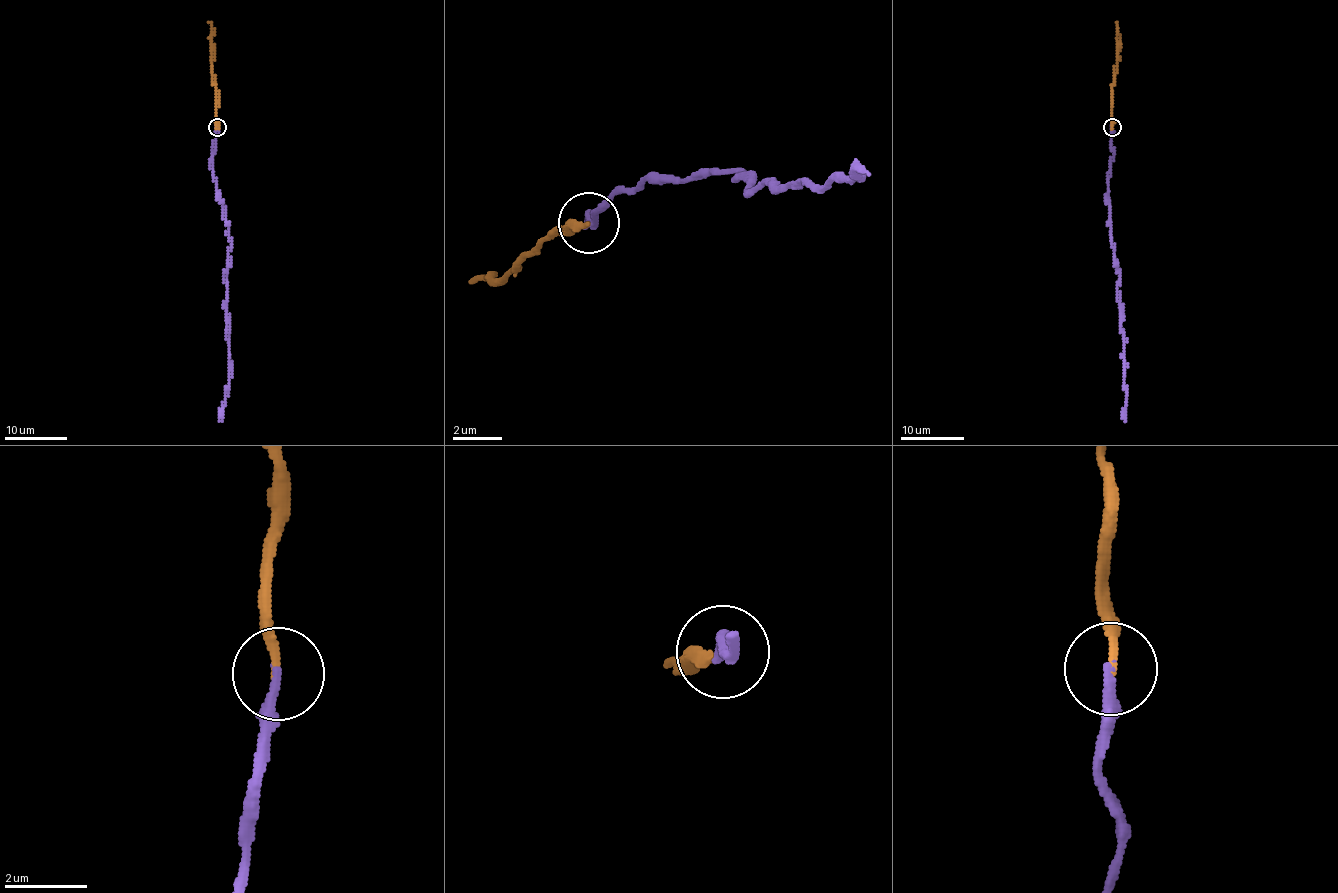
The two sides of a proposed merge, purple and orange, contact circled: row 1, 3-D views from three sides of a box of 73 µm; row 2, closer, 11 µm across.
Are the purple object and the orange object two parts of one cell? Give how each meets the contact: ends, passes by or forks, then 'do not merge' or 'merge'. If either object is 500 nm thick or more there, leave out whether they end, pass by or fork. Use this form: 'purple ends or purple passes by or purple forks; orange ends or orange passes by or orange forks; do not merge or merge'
purple ends; orange ends; merge

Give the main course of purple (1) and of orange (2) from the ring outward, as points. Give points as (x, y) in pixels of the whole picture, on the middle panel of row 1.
1: (590, 224), (646, 181), (741, 171), (745, 193), (773, 177), (777, 188), (807, 179), (819, 189), (870, 173)
2: (590, 224), (551, 231), (528, 253), (493, 277), (484, 277), (470, 284)

